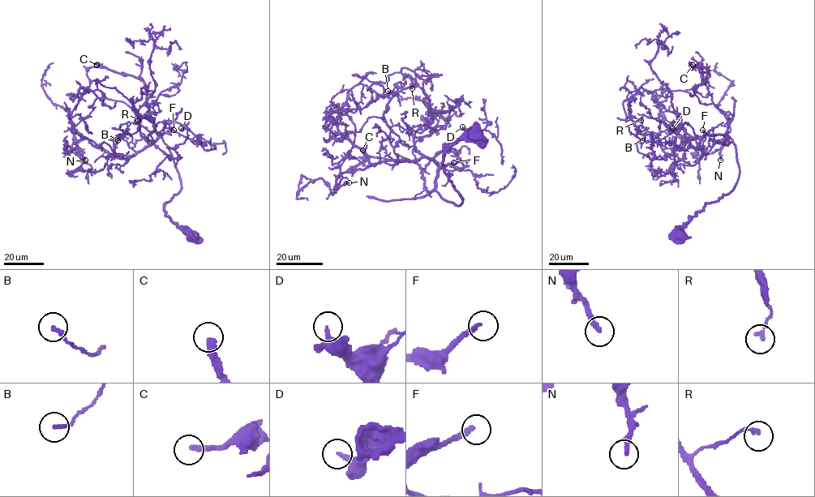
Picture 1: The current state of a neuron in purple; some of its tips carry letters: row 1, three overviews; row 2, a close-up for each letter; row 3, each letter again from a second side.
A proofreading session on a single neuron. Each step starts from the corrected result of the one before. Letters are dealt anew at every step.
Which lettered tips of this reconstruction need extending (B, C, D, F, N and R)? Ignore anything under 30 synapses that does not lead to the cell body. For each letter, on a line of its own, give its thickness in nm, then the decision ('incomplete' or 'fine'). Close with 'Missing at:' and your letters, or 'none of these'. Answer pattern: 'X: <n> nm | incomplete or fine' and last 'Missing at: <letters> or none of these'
B: 200 nm | fine
C: 280 nm | incomplete
D: 240 nm | fine
F: 240 nm | incomplete
N: 240 nm | incomplete
R: 200 nm | fine
Missing at: C, F, N

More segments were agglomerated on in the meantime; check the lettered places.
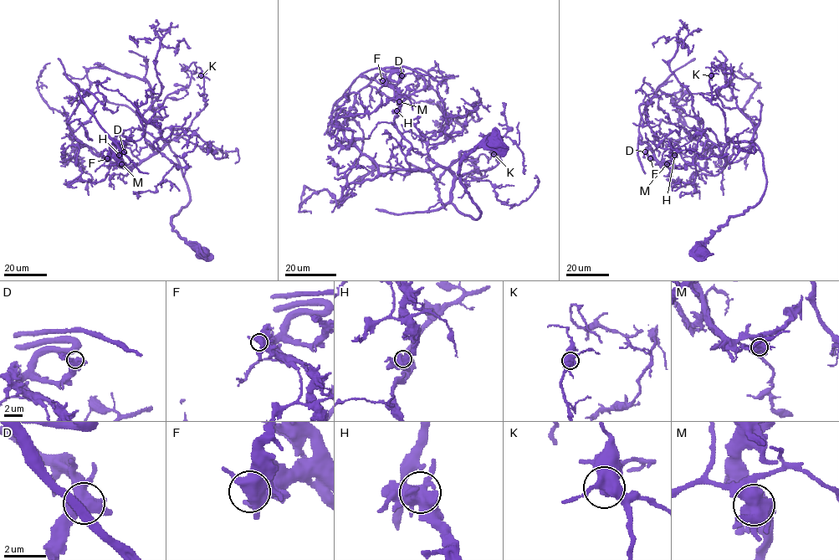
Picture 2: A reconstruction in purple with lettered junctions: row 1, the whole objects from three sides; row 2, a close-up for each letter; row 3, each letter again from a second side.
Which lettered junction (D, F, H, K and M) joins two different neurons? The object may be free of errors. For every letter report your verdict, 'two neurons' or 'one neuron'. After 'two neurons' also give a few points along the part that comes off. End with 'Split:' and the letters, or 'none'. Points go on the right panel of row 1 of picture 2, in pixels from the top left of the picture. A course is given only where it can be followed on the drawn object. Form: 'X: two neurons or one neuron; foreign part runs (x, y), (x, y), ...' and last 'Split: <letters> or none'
D: one neuron
F: one neuron
H: one neuron
K: one neuron
M: two neurons; foreign part runs (667, 164), (658, 161), (649, 146), (641, 142), (641, 115), (656, 89), (695, 58)
Split: M

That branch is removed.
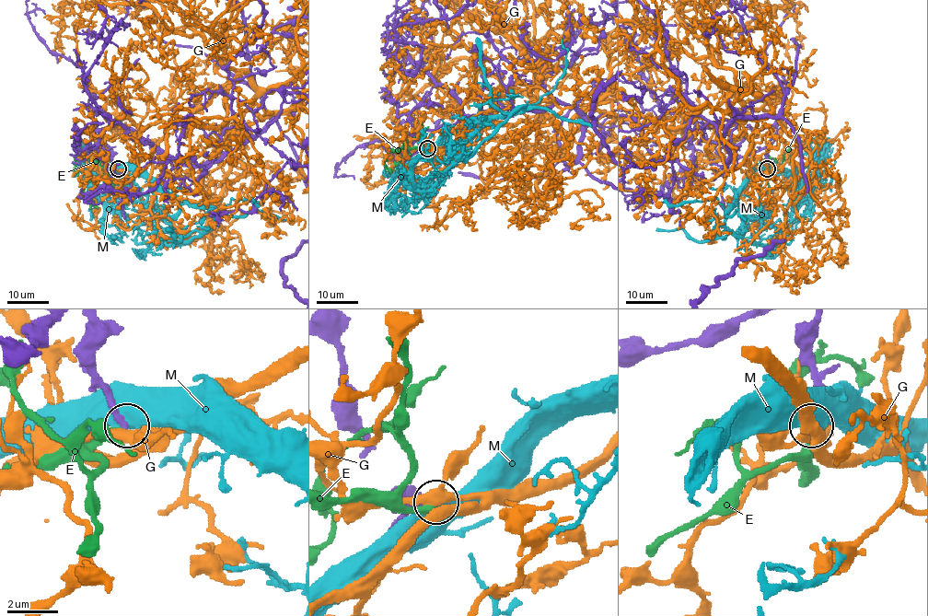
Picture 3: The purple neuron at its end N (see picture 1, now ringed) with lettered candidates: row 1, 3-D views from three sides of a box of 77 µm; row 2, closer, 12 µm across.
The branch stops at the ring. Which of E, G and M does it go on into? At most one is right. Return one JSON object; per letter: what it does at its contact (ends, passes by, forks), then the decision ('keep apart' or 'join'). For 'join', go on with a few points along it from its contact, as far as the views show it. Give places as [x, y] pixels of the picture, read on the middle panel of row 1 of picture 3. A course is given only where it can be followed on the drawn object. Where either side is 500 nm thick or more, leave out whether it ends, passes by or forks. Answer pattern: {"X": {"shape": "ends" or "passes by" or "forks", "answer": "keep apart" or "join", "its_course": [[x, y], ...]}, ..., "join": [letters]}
{"E": {"shape": "ends", "answer": "keep apart"}, "G": {"shape": "forks", "answer": "keep apart"}, "M": {"answer": "keep apart"}, "join": []}

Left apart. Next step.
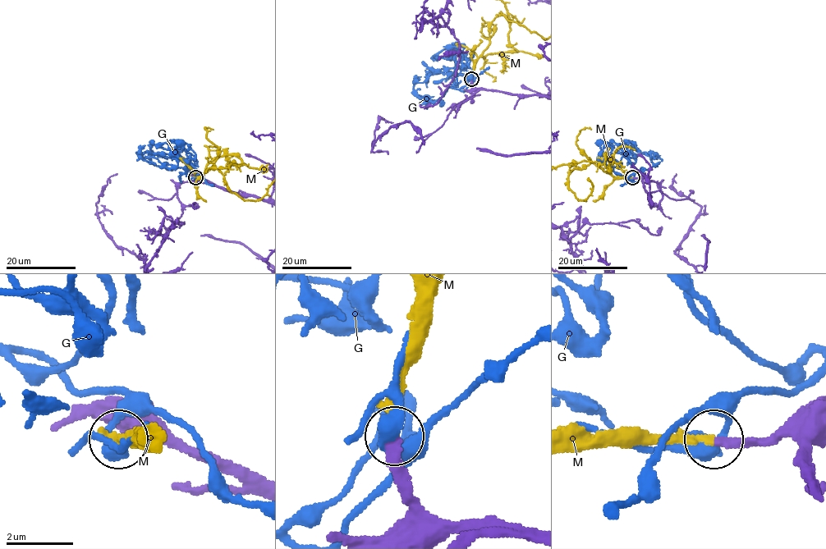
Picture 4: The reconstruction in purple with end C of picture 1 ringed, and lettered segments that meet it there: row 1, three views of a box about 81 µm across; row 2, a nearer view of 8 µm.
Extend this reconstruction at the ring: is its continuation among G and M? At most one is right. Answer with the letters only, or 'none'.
M

